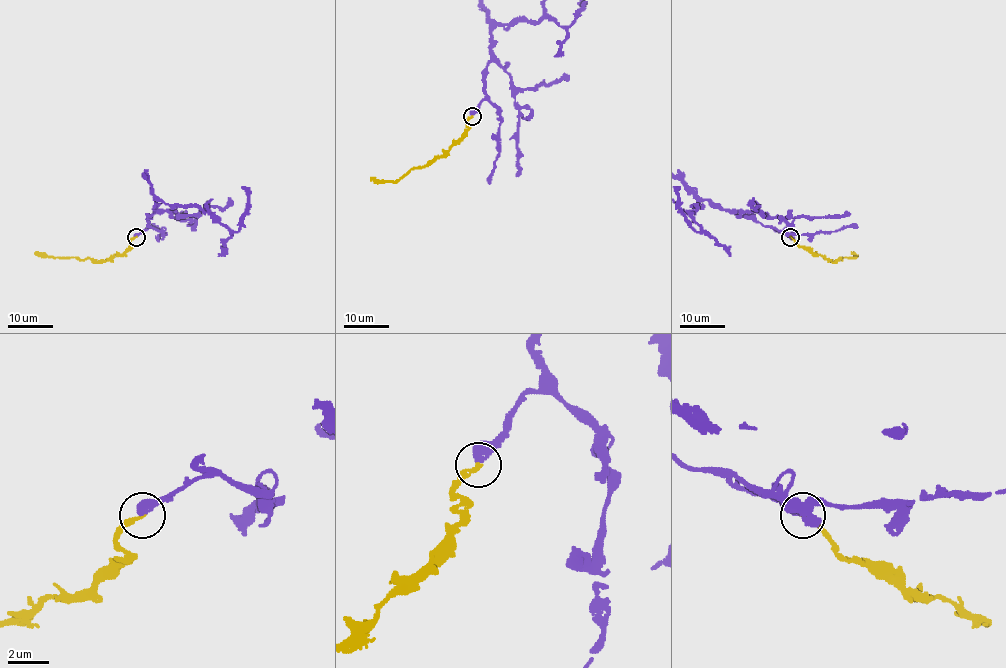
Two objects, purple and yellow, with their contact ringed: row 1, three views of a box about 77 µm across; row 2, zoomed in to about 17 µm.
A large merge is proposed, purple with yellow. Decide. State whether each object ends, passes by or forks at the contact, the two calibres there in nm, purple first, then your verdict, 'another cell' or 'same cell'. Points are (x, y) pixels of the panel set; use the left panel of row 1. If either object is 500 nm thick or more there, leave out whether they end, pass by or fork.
purple ends; yellow ends; calibres 360 and 190 nm; same cell

